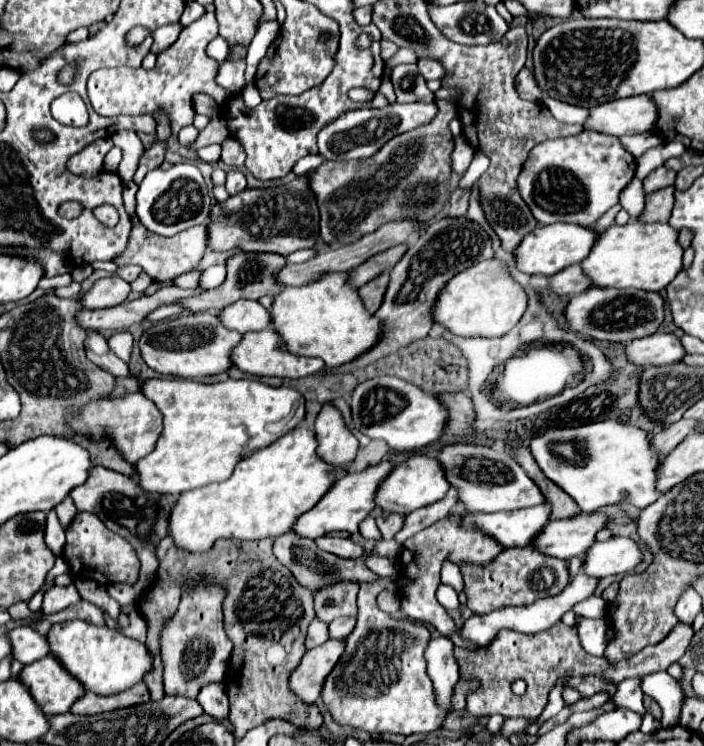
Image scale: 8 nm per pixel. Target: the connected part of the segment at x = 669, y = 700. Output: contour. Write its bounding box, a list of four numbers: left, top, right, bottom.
[642,672,684,728]

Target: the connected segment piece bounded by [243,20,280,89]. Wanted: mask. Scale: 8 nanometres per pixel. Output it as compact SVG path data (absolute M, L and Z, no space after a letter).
M277 20L262 23L256 32L250 46L248 47L247 56L245 58L247 68L245 70L246 84L243 89L255 80L258 64L266 55L270 44L276 40L280 33L280 26Z

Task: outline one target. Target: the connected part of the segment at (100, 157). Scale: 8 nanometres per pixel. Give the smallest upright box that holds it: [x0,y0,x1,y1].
[66,138,112,178]

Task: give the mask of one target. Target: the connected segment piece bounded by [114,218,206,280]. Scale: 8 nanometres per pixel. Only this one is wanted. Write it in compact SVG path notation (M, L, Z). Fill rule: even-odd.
M134 218L134 228L130 232L130 240L128 240L128 248L124 250L124 254L120 254L120 258L114 260L116 266L126 266L126 264L138 264L148 276L152 276L154 280L172 280L184 272L190 272L198 266L198 262L202 260L206 252L206 226L192 226L188 230L182 230L176 236L164 238L158 234L152 234L148 230L144 230L144 226L140 224L138 218Z

